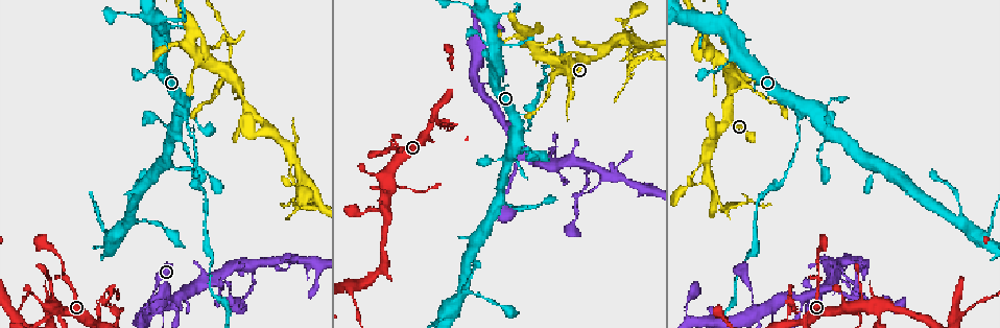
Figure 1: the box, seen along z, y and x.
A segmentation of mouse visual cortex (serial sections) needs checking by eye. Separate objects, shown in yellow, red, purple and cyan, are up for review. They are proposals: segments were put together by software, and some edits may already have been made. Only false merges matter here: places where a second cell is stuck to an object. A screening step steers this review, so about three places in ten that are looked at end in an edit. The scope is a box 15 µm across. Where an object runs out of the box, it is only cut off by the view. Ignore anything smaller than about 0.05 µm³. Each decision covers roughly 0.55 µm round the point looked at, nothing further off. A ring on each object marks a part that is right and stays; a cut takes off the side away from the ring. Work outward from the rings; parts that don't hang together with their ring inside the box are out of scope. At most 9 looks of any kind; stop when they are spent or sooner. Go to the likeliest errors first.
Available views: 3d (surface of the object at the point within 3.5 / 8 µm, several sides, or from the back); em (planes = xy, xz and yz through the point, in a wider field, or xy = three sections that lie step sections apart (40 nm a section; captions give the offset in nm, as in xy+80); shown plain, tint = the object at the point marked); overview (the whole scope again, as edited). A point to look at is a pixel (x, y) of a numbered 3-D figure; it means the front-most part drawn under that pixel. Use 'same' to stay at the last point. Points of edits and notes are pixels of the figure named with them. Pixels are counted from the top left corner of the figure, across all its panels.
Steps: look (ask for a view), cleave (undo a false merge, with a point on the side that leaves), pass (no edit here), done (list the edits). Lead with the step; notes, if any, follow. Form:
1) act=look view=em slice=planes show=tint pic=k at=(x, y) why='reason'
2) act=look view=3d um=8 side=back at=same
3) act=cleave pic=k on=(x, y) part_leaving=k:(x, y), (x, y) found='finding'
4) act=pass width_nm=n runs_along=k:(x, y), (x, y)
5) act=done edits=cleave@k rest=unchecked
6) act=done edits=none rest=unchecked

act=look view=3d um=8 side=back pic=1 at=(797, 128)

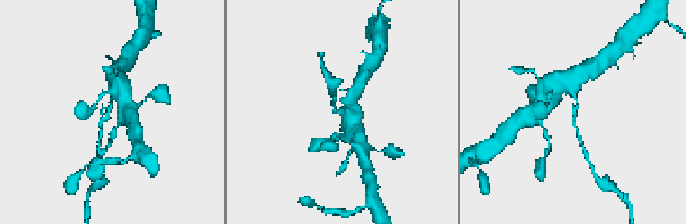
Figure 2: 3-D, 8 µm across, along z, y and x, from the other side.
act=look view=3d um=3.5 pic=2 at=(576, 110)

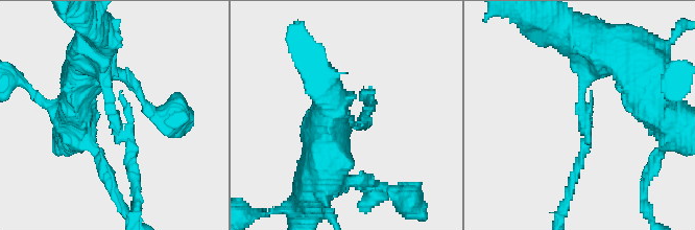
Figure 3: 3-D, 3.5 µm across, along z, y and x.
act=look view=em slice=xy step=1 show=tint pic=3 at=(579, 114) arm_widths_nm=150,300 why='now the EM'

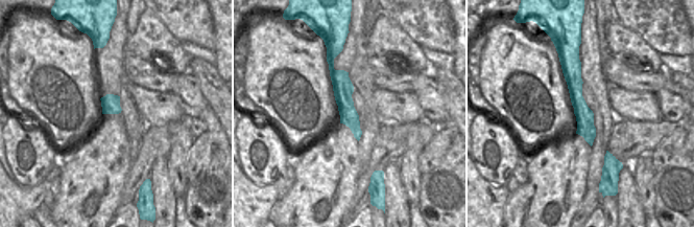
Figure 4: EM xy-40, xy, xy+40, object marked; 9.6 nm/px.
act=cleave pic=3 on=(120, 133) part_leaving=3:(106, 100), (133, 148), (136, 190) found='two cells meet here'

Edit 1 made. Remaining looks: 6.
act=look view=overview

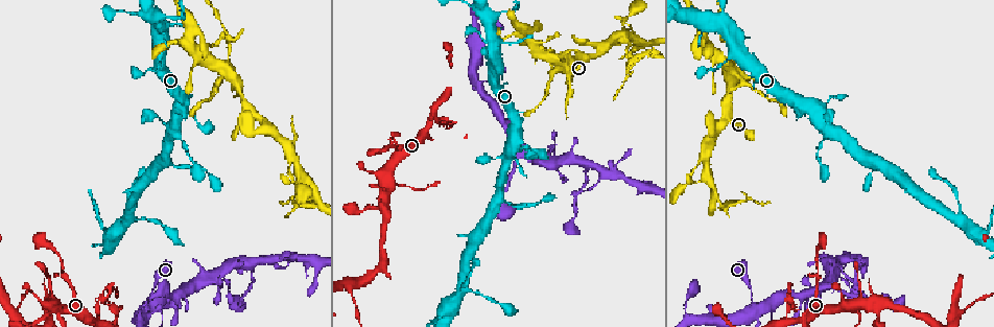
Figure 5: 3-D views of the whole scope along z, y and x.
act=look view=3d um=3.5 pic=5 at=(478, 85) why='narrows sharply'

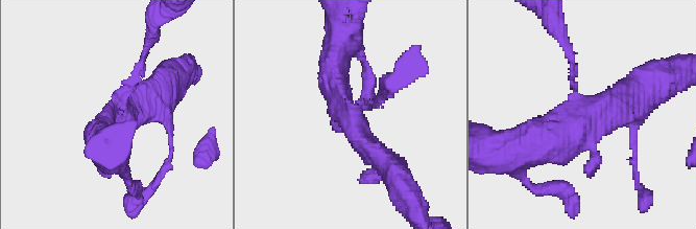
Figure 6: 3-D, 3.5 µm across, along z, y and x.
act=look view=em slice=xy step=2 show=tint pic=6 at=(582, 101) arms=4 arm_widths_nm=150,200,400,400 why='shape alone is not enough'

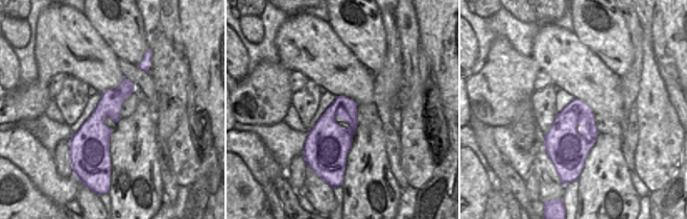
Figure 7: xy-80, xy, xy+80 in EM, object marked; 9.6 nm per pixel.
act=pass runs_along=6:(383, 96), (354, 113), (354, 129), (386, 163) found='one cell here'

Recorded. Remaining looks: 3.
act=look view=3d um=8 pic=5 at=(818, 272) why='calibre changes'

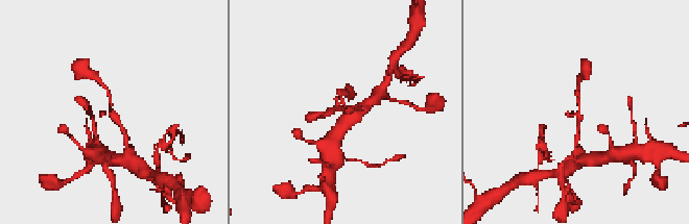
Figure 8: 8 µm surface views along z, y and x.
act=look view=3d um=3.5 pic=8 at=(579, 108)

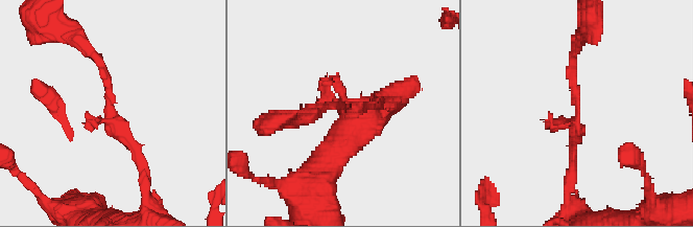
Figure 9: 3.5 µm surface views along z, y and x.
act=look view=em slice=xy step=1 show=tint pic=9 at=(342, 109) why='now the EM'

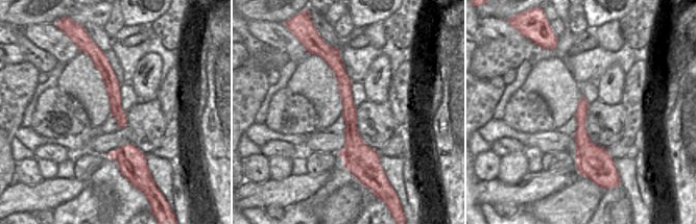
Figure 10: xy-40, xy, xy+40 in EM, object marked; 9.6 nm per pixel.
act=pass runs_along=9:(142, 168), (110, 120), (100, 62), (81, 43) found='continuous, no second cell'

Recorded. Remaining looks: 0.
act=done edits=cleave@3 rest=unchecked

